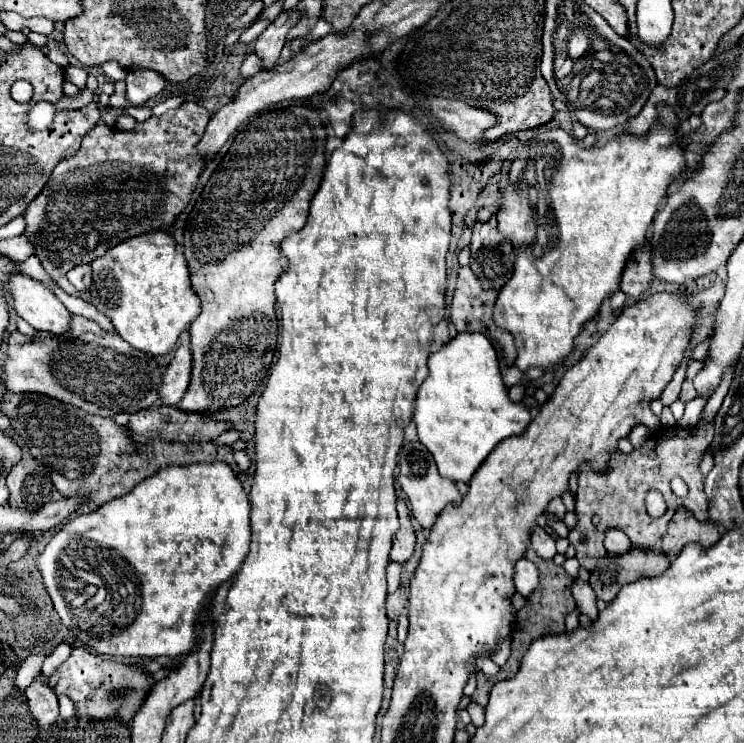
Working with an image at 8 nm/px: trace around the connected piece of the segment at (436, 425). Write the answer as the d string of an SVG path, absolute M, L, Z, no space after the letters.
M469 331L457 333L457 337L453 337L441 349L429 355L427 365L429 365L429 377L417 391L415 413L413 413L419 441L429 449L443 477L467 483L499 441L525 431L525 427L531 421L531 413L523 405L517 405L507 397L507 387L499 373L497 353L491 341L485 339L481 333L469 333Z

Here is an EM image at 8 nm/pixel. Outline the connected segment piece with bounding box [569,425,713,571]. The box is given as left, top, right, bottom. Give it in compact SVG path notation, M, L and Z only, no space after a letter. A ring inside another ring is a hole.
M669 427L659 429L651 433L647 443L643 447L633 449L633 453L615 453L609 471L607 473L593 473L591 467L581 467L579 473L579 489L577 489L577 525L569 531L569 541L577 549L577 561L587 571L593 571L595 565L605 557L603 547L603 533L607 529L621 529L629 535L633 545L641 545L647 549L653 549L655 543L667 533L667 523L671 521L675 509L685 507L691 513L695 513L697 521L707 521L707 499L703 493L703 477L699 473L699 461L703 459L705 451L709 449L713 439L713 427L695 427L695 429L681 429L681 427ZM681 477L689 485L687 497L677 497L671 491L671 479ZM657 489L667 503L665 515L659 519L651 517L645 507L645 495ZM593 517L599 517L599 525L595 527L591 523Z

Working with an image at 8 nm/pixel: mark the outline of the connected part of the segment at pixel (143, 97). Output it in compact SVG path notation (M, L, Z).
M133 69L127 73L127 101L131 105L143 105L151 97L159 95L165 87L165 79L153 69Z

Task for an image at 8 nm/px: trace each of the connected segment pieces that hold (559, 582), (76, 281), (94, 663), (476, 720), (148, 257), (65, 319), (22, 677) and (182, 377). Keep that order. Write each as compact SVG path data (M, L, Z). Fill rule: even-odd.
M527 549L525 557L533 561L539 569L539 587L533 591L533 595L527 599L527 605L517 613L517 625L515 625L515 635L521 637L545 637L545 635L559 635L565 631L565 617L569 611L575 609L575 601L571 597L571 583L573 579L565 573L563 567L557 567L553 561L541 559L533 549Z
M79 265L79 267L73 267L69 273L67 273L67 279L71 281L71 285L75 285L75 289L77 291L83 291L85 289L85 285L83 285L83 275L85 273L89 273L91 271L91 267L89 265Z
M75 645L69 659L59 665L57 673L59 681L53 691L57 695L67 695L75 703L77 717L117 717L123 725L131 725L135 713L145 703L145 697L153 685L153 677L145 669L139 669L133 663L103 659L97 653L89 653L85 645Z
M471 701L471 703L469 703L469 707L467 707L467 711L469 711L469 715L471 715L473 725L475 725L475 727L481 727L481 725L483 725L483 721L485 721L483 707L481 707L481 705L477 705L475 701Z
M165 231L121 241L109 249L105 257L93 261L91 267L91 303L107 315L117 333L139 351L167 355L175 347L177 337L199 313L199 299L193 295L185 257L177 253L173 237Z
M9 273L5 289L13 297L13 309L37 331L65 333L69 329L69 311L37 279L25 273Z
M42 652L26 658L16 676L15 687L17 687L17 689L23 692L25 691L33 682L34 678L41 673L42 665L46 657L47 654Z
M185 339L179 343L175 357L169 363L165 377L161 381L161 397L159 397L161 405L175 405L183 397L189 385L189 377L191 377L189 373L191 373L191 349Z

